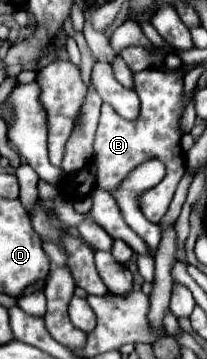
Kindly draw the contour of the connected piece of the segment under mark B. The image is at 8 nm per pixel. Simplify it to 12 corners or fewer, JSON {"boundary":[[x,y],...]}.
{"boundary":[[183,70],[133,74],[135,120],[103,104],[99,188],[159,158],[167,174],[141,196],[157,224],[185,174]]}

